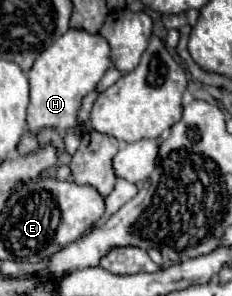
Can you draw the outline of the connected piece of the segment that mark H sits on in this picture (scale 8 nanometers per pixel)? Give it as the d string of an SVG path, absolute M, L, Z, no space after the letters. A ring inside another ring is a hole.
M70 28L50 48L46 48L28 72L30 106L28 106L28 132L40 134L44 128L66 132L76 126L76 116L82 98L96 88L104 72L110 68L110 48L100 34L86 34L84 30Z

